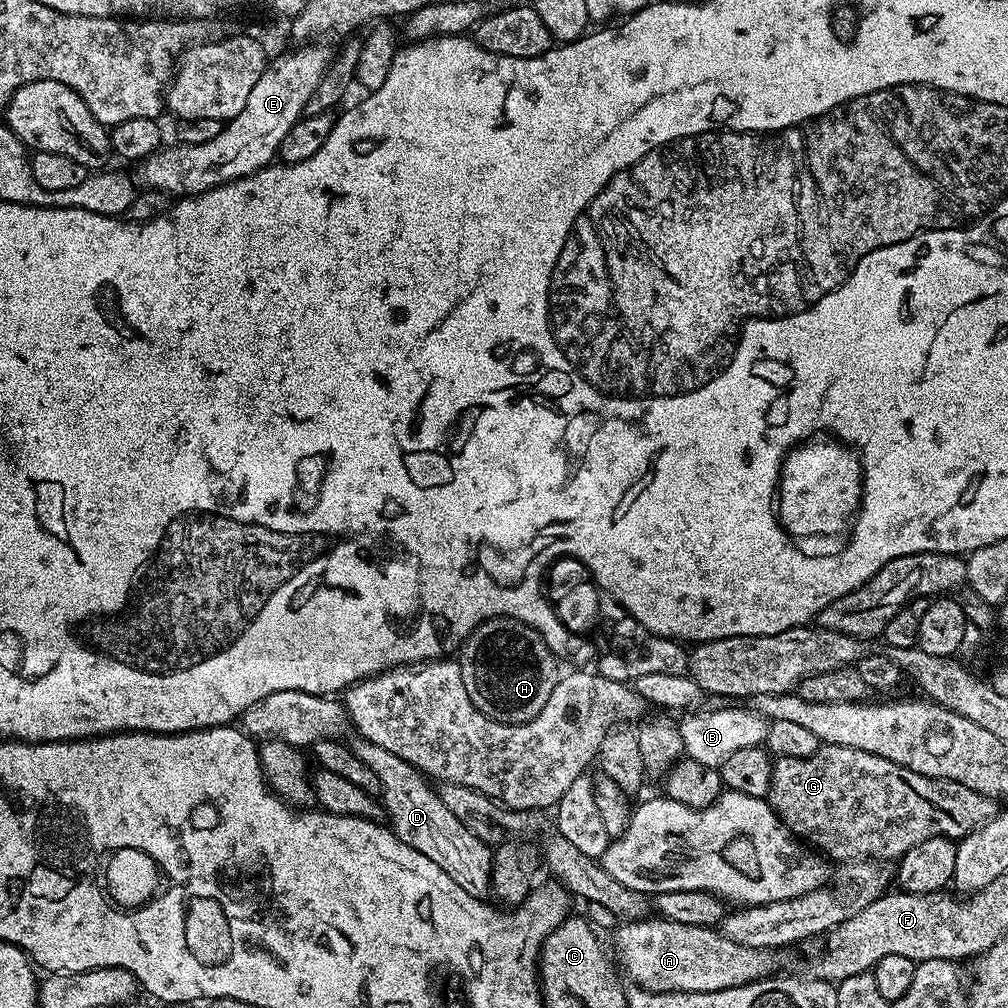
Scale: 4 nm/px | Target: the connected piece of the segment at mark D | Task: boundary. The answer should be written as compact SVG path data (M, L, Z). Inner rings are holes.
M353 739L350 749L374 772L381 783L383 811L389 820L390 830L405 846L418 850L420 856L428 859L439 871L450 874L454 882L468 896L484 898L492 887L493 849L483 844L474 833L466 830L458 818L447 809L439 793L428 789L429 781L410 762L402 762L398 754L390 754L382 746L374 746L369 740Z

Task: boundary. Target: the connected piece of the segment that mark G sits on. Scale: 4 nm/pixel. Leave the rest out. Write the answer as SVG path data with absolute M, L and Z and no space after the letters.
M826 744L821 747L819 753L810 760L802 758L779 757L772 766L772 791L770 793L770 803L775 809L780 820L789 828L793 835L800 840L807 842L813 849L819 850L829 861L832 860L864 860L871 858L876 862L885 862L884 860L895 861L912 849L915 844L926 842L935 836L946 836L953 842L959 842L965 836L970 835L975 828L979 828L990 815L990 801L987 796L979 796L974 790L962 786L958 782L949 780L931 780L928 776L914 774L914 770L902 767L901 764L895 764L892 760L882 758L878 754L870 754L866 750L854 750L850 746L834 746Z

